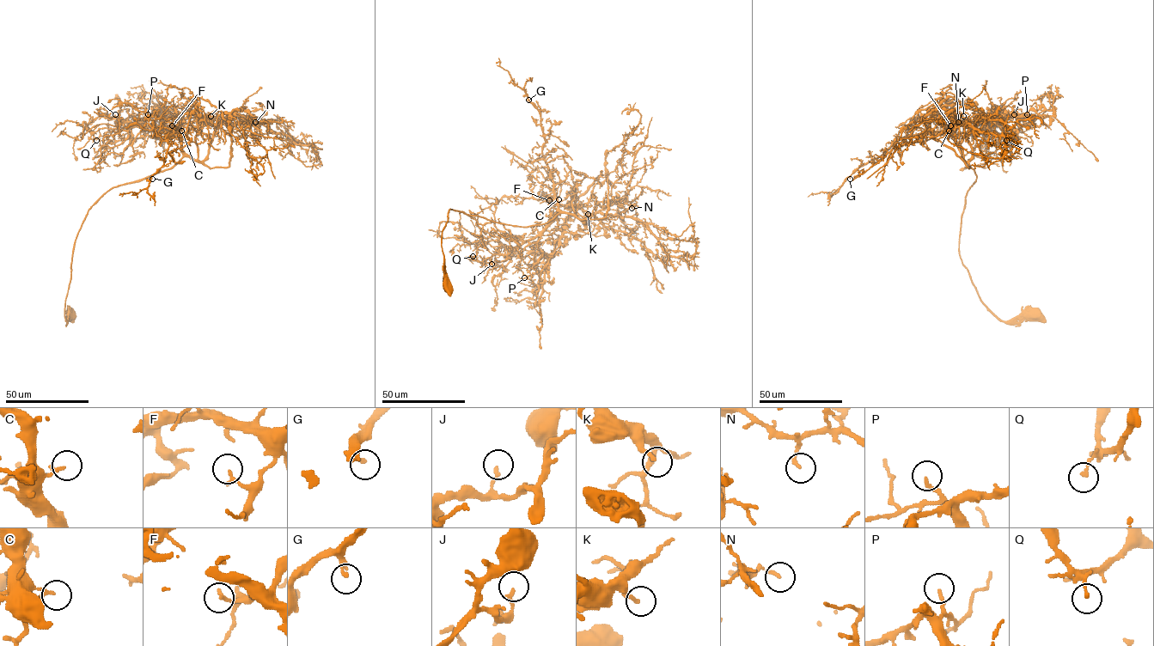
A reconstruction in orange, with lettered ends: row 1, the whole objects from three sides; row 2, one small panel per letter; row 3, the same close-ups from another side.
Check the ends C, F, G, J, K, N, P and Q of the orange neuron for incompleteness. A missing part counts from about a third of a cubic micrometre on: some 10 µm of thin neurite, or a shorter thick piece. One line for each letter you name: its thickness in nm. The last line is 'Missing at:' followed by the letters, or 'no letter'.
G: Thickness 120 nm
Missing at: G

